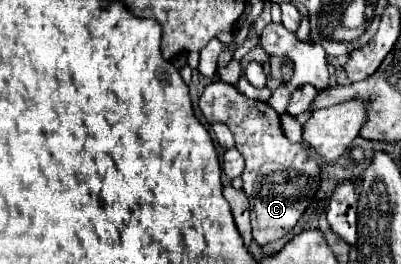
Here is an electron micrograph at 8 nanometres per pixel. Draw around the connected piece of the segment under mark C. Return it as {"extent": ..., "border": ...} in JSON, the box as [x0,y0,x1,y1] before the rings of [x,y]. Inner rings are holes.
{"extent":[198,82,322,246],"border":[[[212,82],[204,88],[198,108],[202,116],[214,124],[226,124],[236,140],[238,152],[244,156],[244,192],[250,200],[252,212],[252,234],[258,246],[266,246],[274,240],[286,236],[304,214],[304,210],[314,200],[320,182],[322,182],[322,168],[312,154],[308,154],[304,144],[290,142],[282,128],[278,112],[258,100],[250,100],[242,96],[236,86],[226,82]]]}

